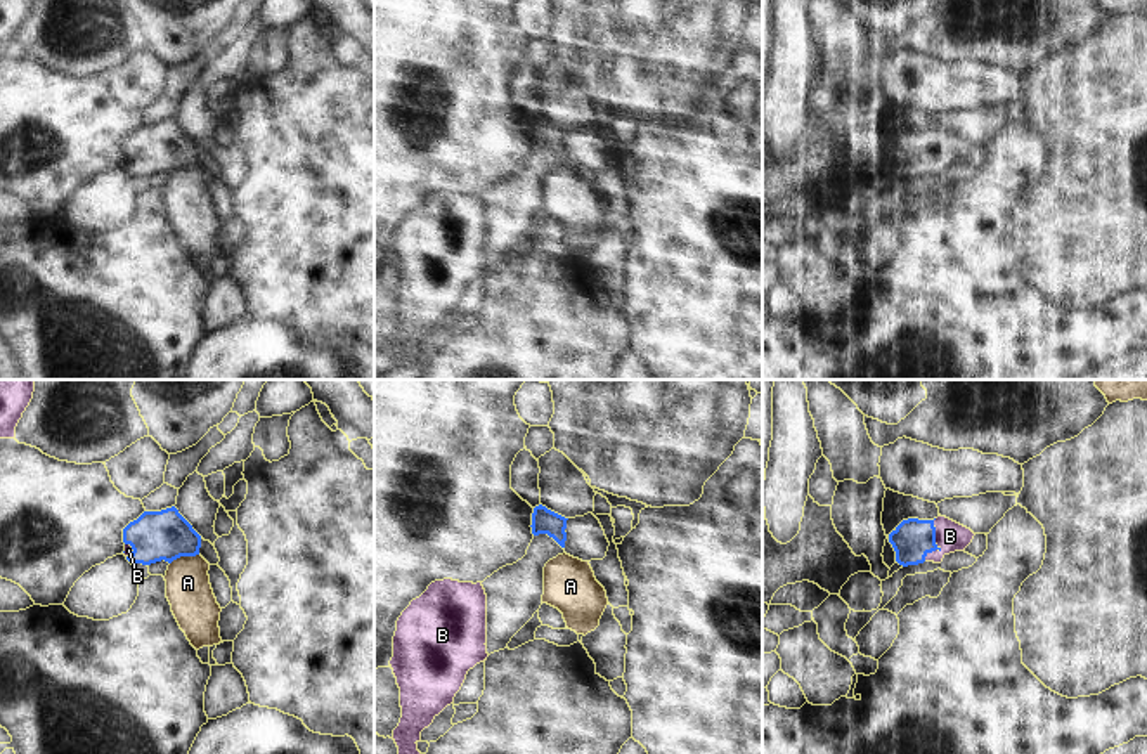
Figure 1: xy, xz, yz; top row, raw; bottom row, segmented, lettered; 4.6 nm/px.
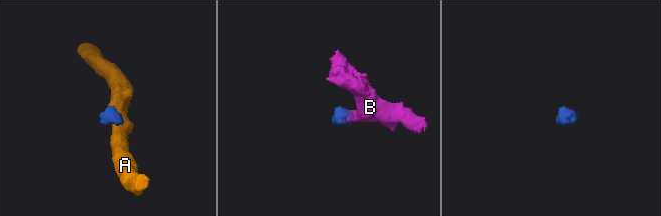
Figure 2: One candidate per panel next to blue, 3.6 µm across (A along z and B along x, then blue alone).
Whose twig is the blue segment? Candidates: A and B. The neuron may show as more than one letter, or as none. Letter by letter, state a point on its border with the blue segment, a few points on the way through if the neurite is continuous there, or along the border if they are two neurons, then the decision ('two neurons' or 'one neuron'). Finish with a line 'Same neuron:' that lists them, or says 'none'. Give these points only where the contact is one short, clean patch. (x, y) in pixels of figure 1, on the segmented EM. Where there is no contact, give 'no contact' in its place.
A: meets blue in xy at (184, 555); border along xy (198, 553), (177, 557), (170, 564); two neurons
B: meets blue in yz at (934, 541); runs through yz (912, 539), (934, 541), (950, 536); one neuron
Same neuron: B

